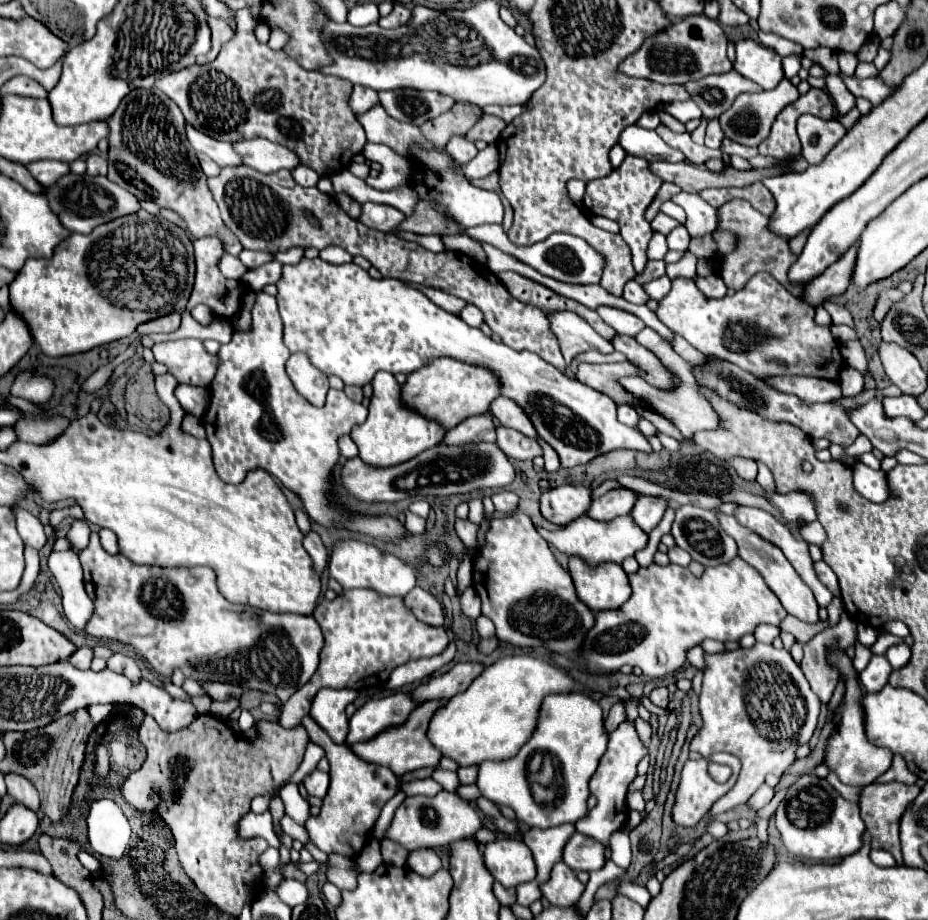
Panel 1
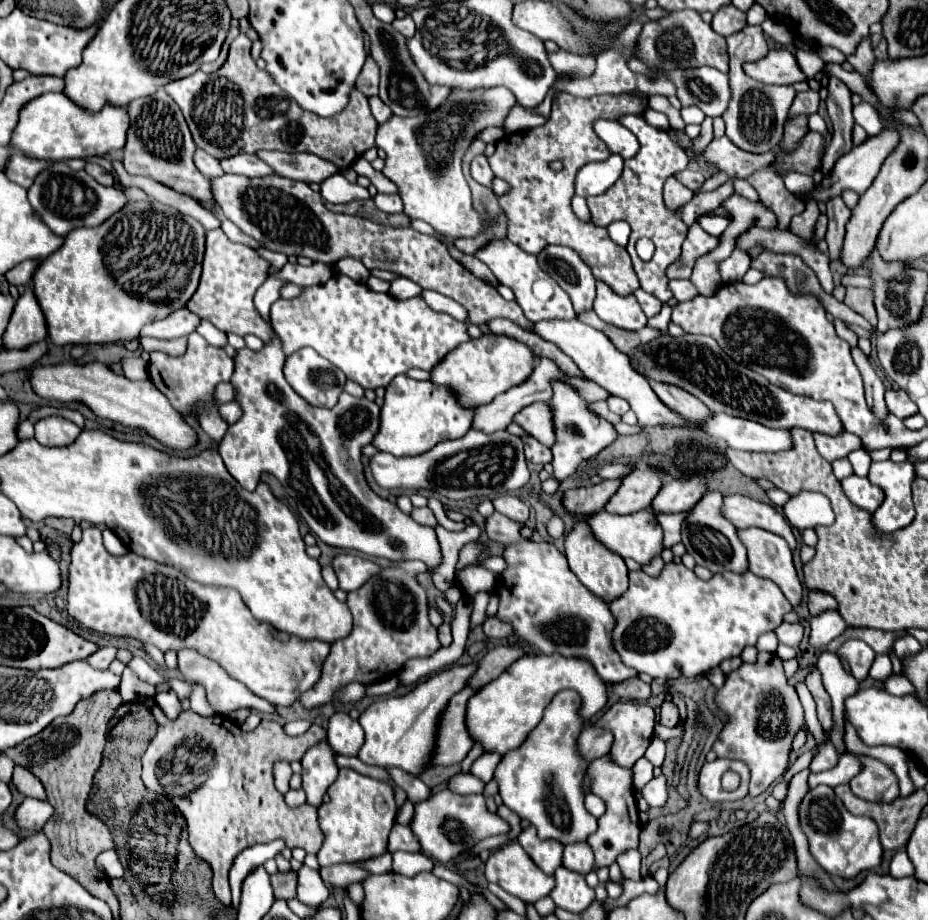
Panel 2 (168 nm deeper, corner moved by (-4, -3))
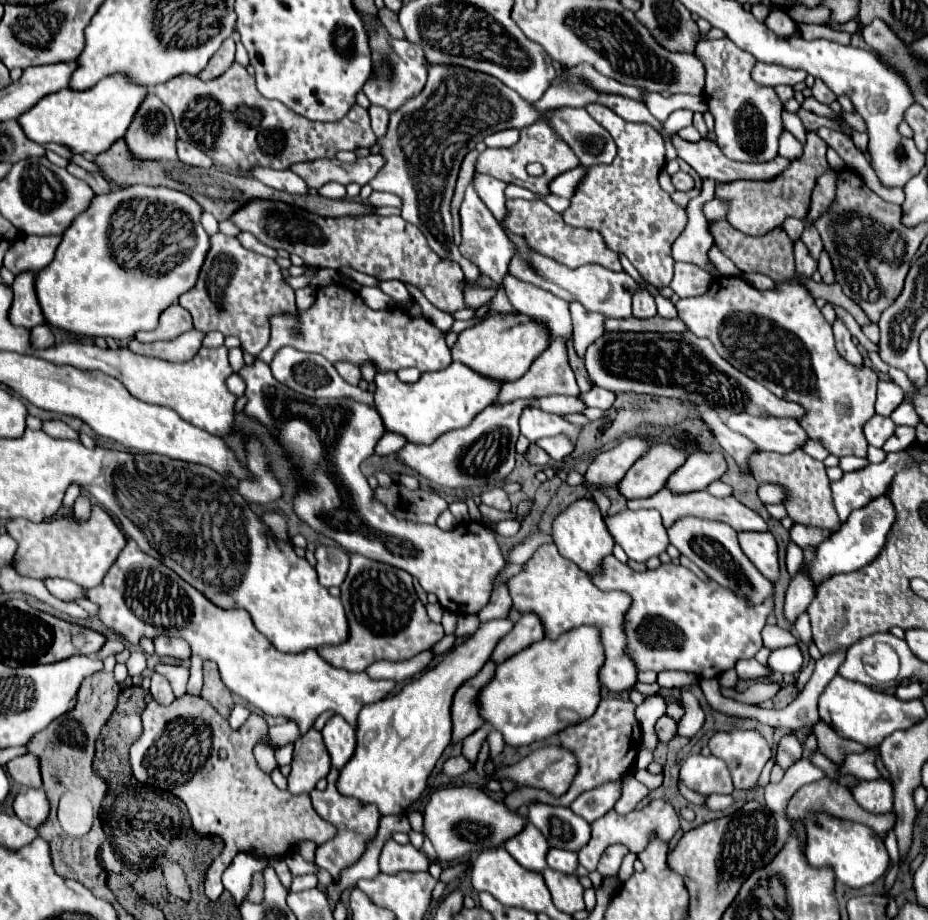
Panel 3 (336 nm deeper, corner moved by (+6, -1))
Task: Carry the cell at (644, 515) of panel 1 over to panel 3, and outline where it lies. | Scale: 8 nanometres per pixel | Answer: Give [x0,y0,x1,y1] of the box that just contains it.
[667,450,727,494]

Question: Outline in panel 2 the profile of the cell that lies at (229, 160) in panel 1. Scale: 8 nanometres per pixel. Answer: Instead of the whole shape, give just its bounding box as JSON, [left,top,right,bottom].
[221,152,273,176]

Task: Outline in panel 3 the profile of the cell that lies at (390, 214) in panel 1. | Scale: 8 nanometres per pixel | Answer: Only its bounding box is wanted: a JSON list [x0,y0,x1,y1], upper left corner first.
[369,192,401,208]

